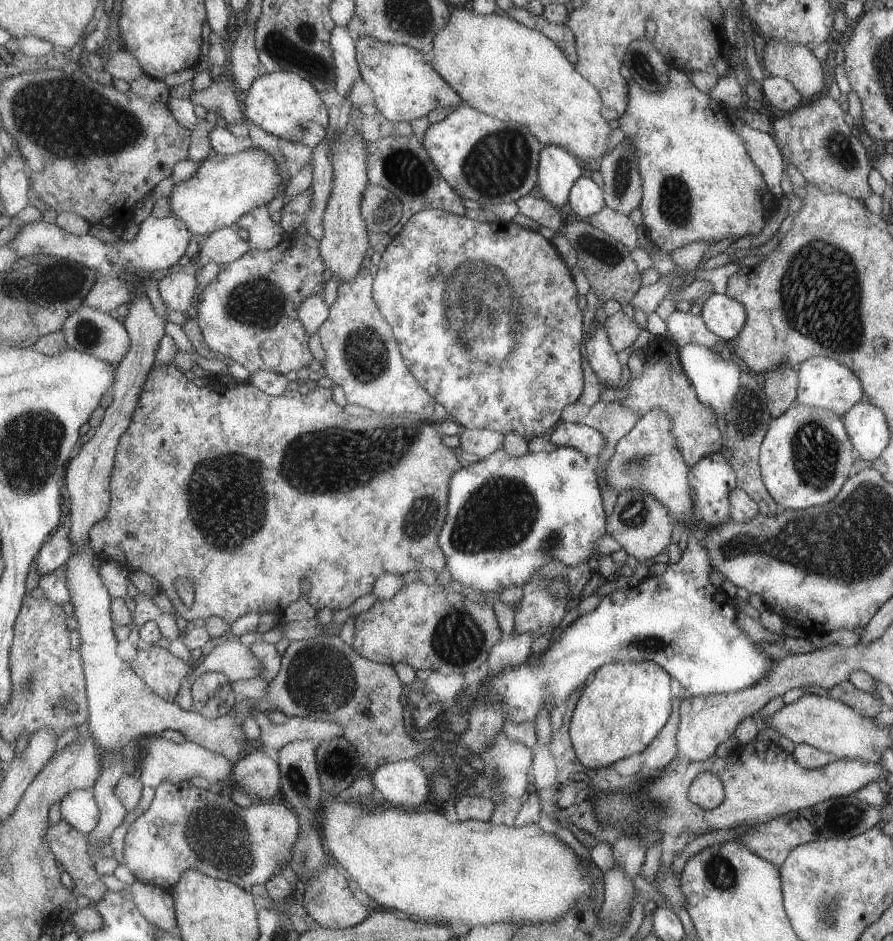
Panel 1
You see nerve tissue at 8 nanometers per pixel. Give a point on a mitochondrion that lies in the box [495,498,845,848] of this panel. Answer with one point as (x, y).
(654, 802)

